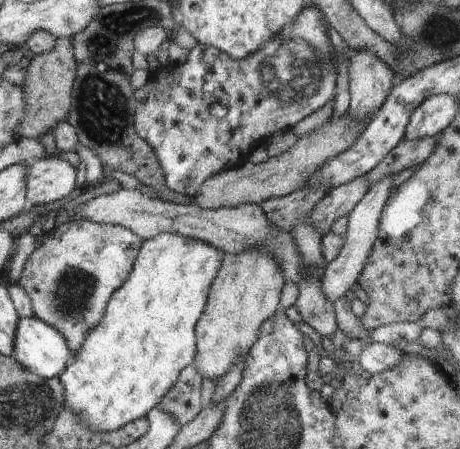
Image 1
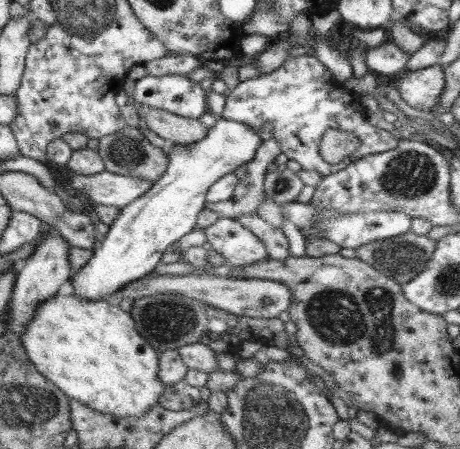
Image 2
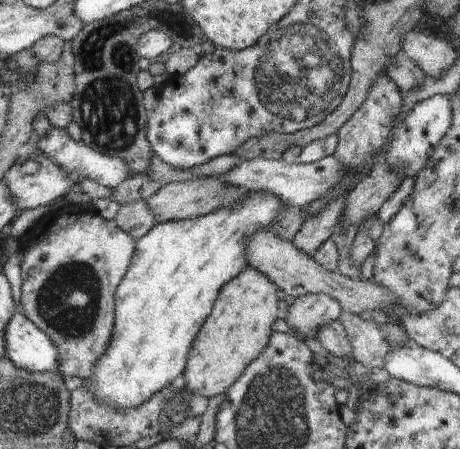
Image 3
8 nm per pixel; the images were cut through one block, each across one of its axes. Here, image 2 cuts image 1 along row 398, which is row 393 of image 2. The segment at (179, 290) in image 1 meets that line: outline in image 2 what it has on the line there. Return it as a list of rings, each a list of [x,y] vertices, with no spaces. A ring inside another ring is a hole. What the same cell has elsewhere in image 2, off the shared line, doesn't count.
[[[51,296],[43,304],[37,304],[33,320],[19,340],[41,376],[69,396],[69,400],[79,400],[95,412],[137,418],[149,412],[165,390],[165,384],[157,376],[157,350],[135,330],[129,312],[105,300]]]

